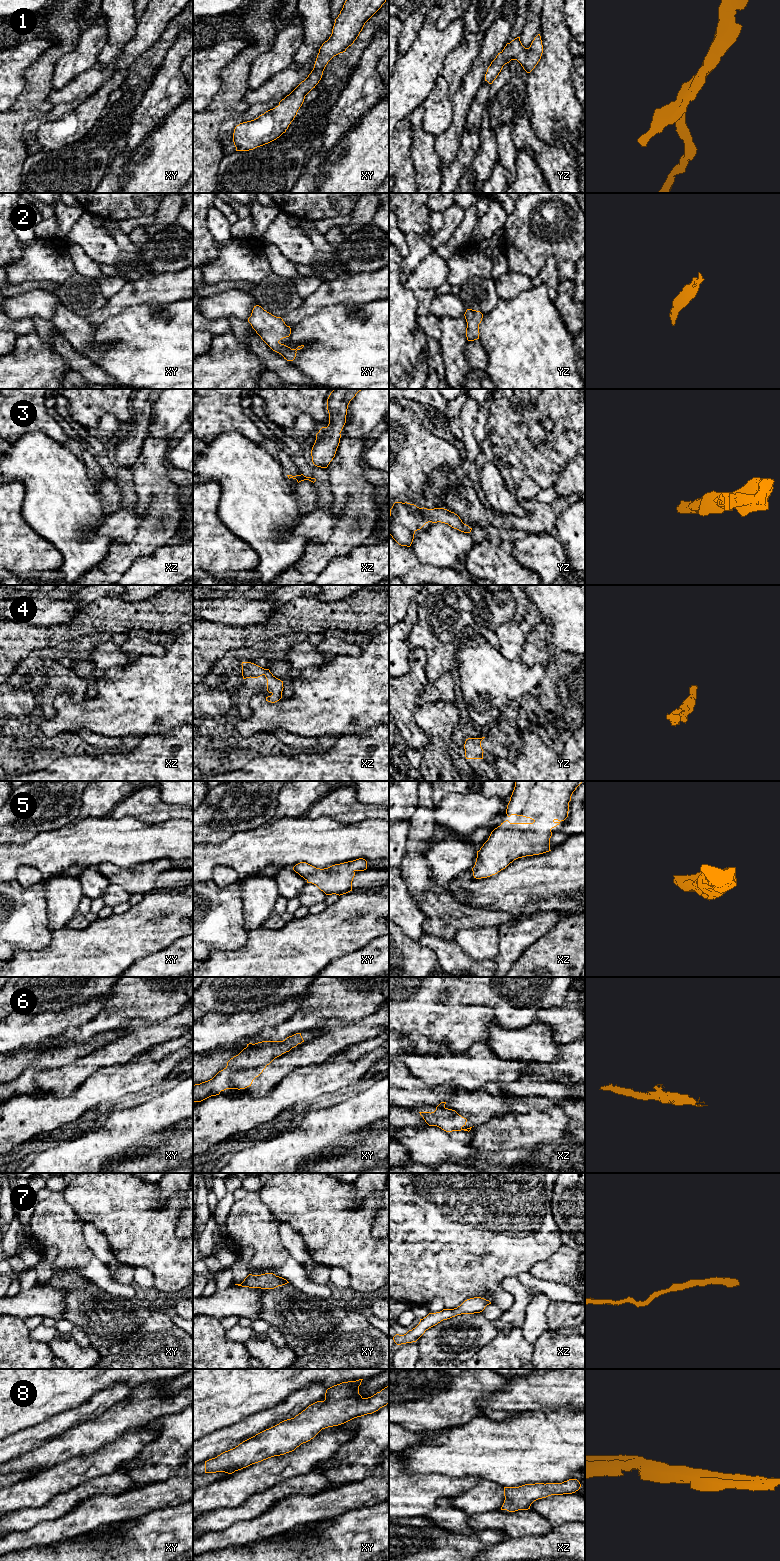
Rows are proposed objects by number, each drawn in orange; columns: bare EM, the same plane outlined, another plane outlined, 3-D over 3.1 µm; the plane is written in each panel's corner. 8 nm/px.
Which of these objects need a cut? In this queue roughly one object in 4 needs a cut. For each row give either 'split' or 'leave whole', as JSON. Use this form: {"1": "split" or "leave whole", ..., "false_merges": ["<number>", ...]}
{"1": "leave whole", "2": "leave whole", "3": "leave whole", "4": "leave whole", "5": "leave whole", "6": "split", "7": "leave whole", "8": "leave whole", "false_merges": ["6"]}

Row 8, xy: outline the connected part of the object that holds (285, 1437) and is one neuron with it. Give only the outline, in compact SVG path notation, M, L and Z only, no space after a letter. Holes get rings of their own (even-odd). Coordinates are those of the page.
M362 1380L342 1382L328 1388L324 1401L309 1405L294 1418L205 1461L205 1473L232 1474L268 1458L284 1455L313 1439L322 1429L372 1414L389 1404L389 1385L373 1396L363 1398L359 1394Z

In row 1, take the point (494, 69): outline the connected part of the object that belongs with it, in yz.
M540 34L534 38L529 48L525 48L520 41L520 37L517 37L507 43L504 49L491 62L485 74L485 81L492 84L503 66L511 60L517 60L523 69L530 73L540 61L542 53L543 45Z

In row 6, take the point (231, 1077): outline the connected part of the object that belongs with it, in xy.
M268 1062L263 1065L247 1069L240 1069L235 1066L224 1068L223 1070L219 1071L212 1079L193 1085L193 1102L201 1102L211 1096L219 1095L221 1091L226 1089L240 1090L251 1086L253 1080L258 1077L270 1063L271 1062Z

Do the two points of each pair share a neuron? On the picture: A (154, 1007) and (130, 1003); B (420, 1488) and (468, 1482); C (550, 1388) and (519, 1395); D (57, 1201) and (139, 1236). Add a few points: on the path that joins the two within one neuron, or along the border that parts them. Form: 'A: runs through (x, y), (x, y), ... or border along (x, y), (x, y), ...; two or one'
A: runs through (148, 1003), (136, 1003); one
B: runs through (432, 1487), (456, 1486); one
C: runs through (542, 1390), (527, 1393); one
D: border along (61, 1193), (64, 1200), (83, 1223); two

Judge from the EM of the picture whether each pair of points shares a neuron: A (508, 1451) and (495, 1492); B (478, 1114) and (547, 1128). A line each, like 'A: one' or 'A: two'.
A: two
B: two

